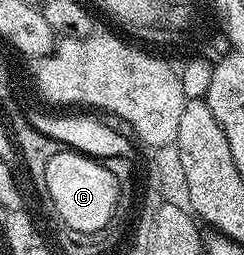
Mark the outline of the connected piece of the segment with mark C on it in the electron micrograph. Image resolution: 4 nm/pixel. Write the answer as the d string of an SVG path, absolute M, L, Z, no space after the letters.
M63 149L52 157L46 169L47 192L63 221L83 234L92 235L103 230L112 219L117 203L119 184L117 178L107 173L105 163L78 151Z

